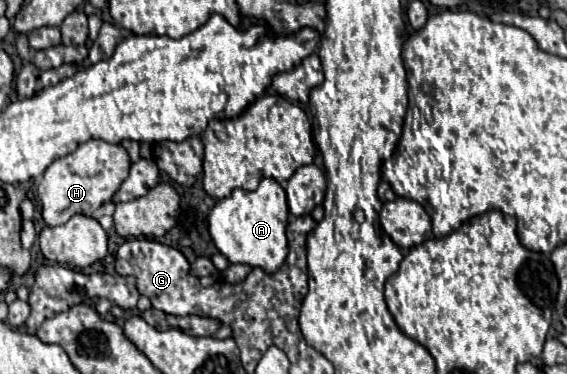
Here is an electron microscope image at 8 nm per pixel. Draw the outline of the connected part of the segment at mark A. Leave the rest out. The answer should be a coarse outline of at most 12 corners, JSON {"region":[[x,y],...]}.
{"region":[[234,189],[208,217],[230,263],[286,259],[286,191]]}

